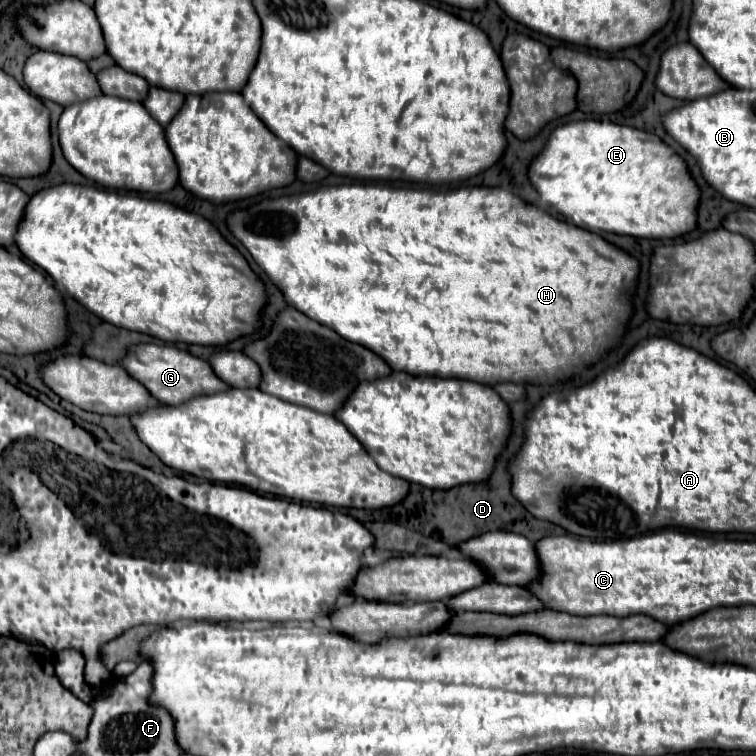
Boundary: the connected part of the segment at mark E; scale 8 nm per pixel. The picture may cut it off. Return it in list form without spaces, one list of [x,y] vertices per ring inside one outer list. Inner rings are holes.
[[[588,119],[588,121],[576,121],[576,123],[568,123],[568,125],[558,127],[550,135],[550,141],[544,147],[544,151],[532,161],[532,165],[530,165],[530,181],[538,189],[538,193],[542,195],[542,201],[552,205],[562,215],[570,217],[574,221],[574,225],[590,229],[590,231],[608,231],[608,233],[632,235],[632,237],[644,237],[644,239],[674,239],[674,237],[680,237],[680,235],[686,235],[686,233],[694,231],[696,225],[698,225],[698,205],[700,205],[702,191],[696,185],[696,181],[692,179],[686,161],[670,145],[666,145],[660,137],[656,137],[652,133],[646,133],[646,131],[640,131],[640,129],[634,129],[634,127],[628,127],[628,125],[618,125],[618,123],[612,123],[612,121]]]

